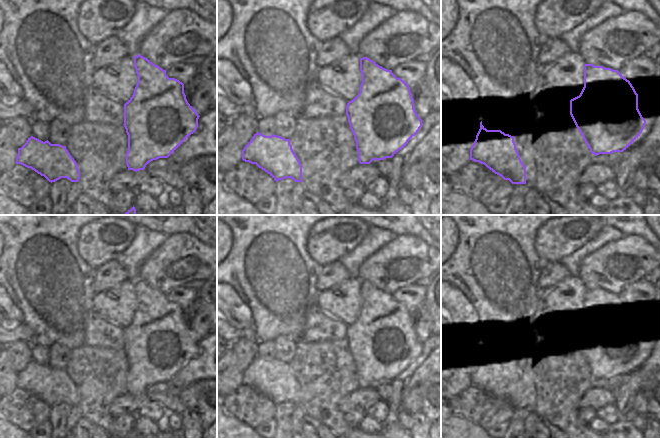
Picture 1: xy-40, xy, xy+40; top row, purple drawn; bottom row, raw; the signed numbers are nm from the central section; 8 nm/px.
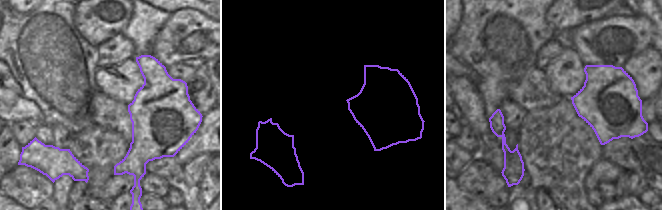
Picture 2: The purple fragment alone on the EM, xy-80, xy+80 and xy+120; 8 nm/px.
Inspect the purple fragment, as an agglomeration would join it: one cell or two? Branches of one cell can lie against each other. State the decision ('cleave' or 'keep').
cleave

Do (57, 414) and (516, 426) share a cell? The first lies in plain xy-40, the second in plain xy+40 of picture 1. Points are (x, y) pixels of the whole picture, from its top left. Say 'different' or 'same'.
same

